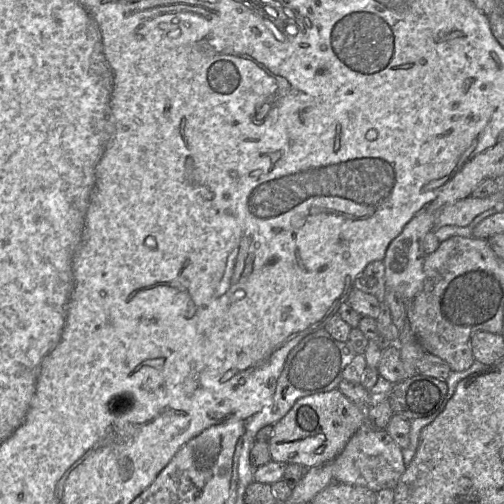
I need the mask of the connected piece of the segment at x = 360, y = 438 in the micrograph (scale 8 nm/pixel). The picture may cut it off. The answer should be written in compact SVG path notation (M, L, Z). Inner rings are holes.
M364 423L349 439L344 449L331 462L333 482L341 482L366 487L374 492L396 487L406 466L402 449L386 430L376 429Z

